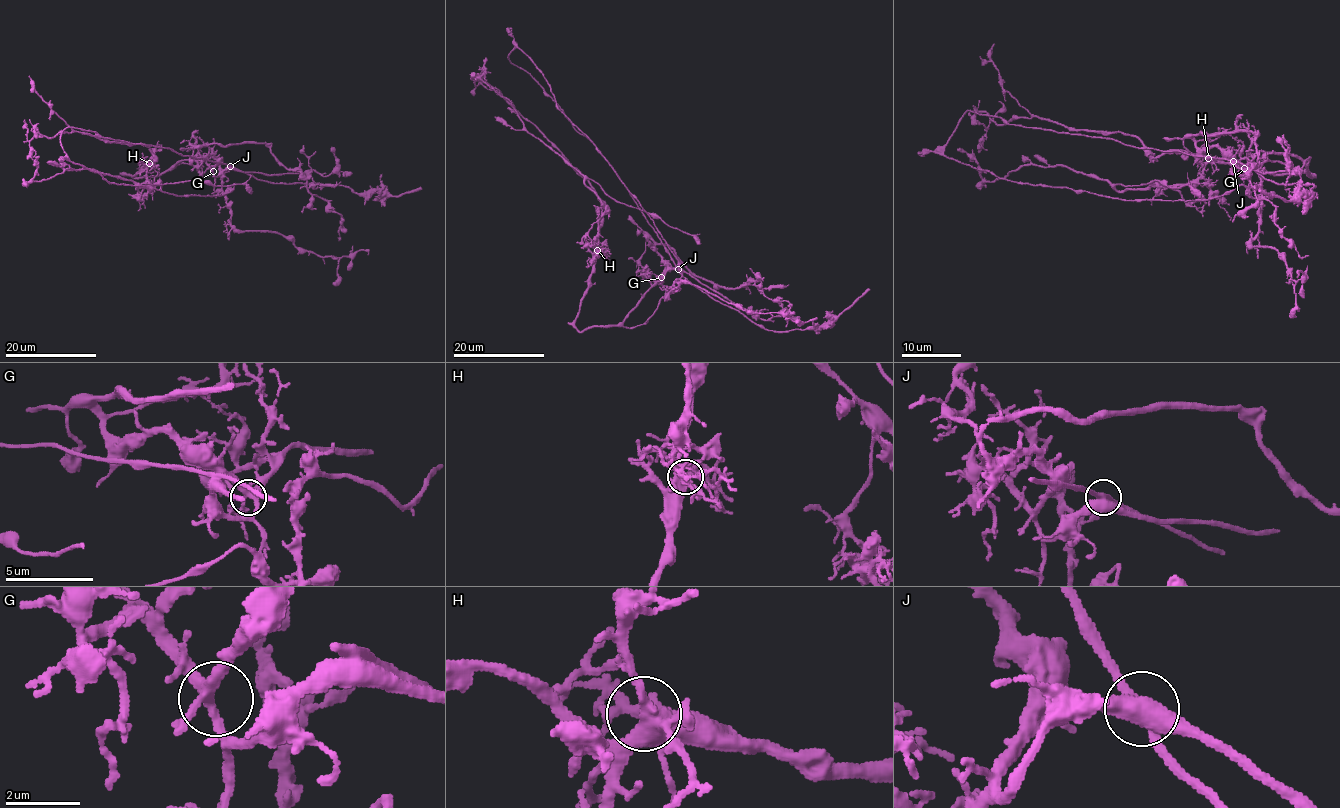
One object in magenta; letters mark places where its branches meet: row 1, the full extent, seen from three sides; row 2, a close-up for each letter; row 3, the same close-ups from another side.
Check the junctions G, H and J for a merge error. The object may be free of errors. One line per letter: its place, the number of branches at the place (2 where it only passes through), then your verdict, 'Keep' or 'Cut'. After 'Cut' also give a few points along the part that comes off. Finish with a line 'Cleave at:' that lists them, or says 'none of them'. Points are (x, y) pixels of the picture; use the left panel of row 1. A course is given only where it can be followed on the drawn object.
G: Place: (213, 171). Branches: 4. Keep
H: Place: (149, 163). Branches: 5. Keep
J: Place: (230, 166). Branches: 4. Cut. Course of the part to remove: (230, 165), (78, 128), (61, 136), (70, 160), (107, 181), (205, 196), (234, 184), (216, 190)
Cleave at: J

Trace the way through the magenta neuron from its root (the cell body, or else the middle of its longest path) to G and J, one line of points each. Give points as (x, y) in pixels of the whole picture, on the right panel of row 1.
G: (1304, 162), (1284, 153), (1259, 152), (1244, 168)
J: (1304, 162), (1284, 153), (1259, 152), (1246, 173), (1237, 174), (1232, 161)

